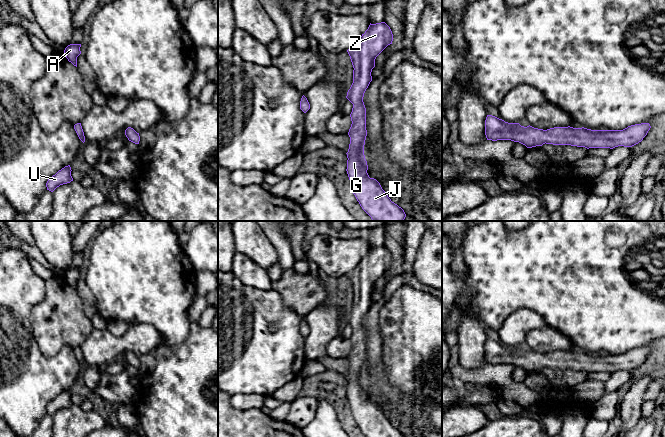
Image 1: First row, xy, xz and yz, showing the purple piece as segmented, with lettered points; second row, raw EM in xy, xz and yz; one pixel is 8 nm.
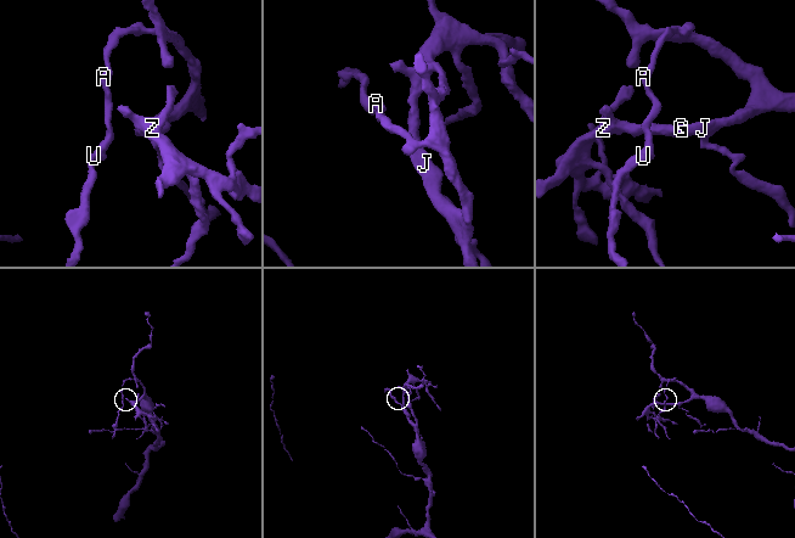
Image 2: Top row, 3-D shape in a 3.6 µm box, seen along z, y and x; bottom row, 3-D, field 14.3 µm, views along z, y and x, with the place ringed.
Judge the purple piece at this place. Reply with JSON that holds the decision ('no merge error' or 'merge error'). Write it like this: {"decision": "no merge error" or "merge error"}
{"decision": "no merge error"}

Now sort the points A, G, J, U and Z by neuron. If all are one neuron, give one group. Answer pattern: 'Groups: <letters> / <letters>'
Groups: A G J U Z

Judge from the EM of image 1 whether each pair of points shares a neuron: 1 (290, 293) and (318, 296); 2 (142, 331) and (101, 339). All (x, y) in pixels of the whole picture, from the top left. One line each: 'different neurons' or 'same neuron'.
1: same neuron
2: same neuron

